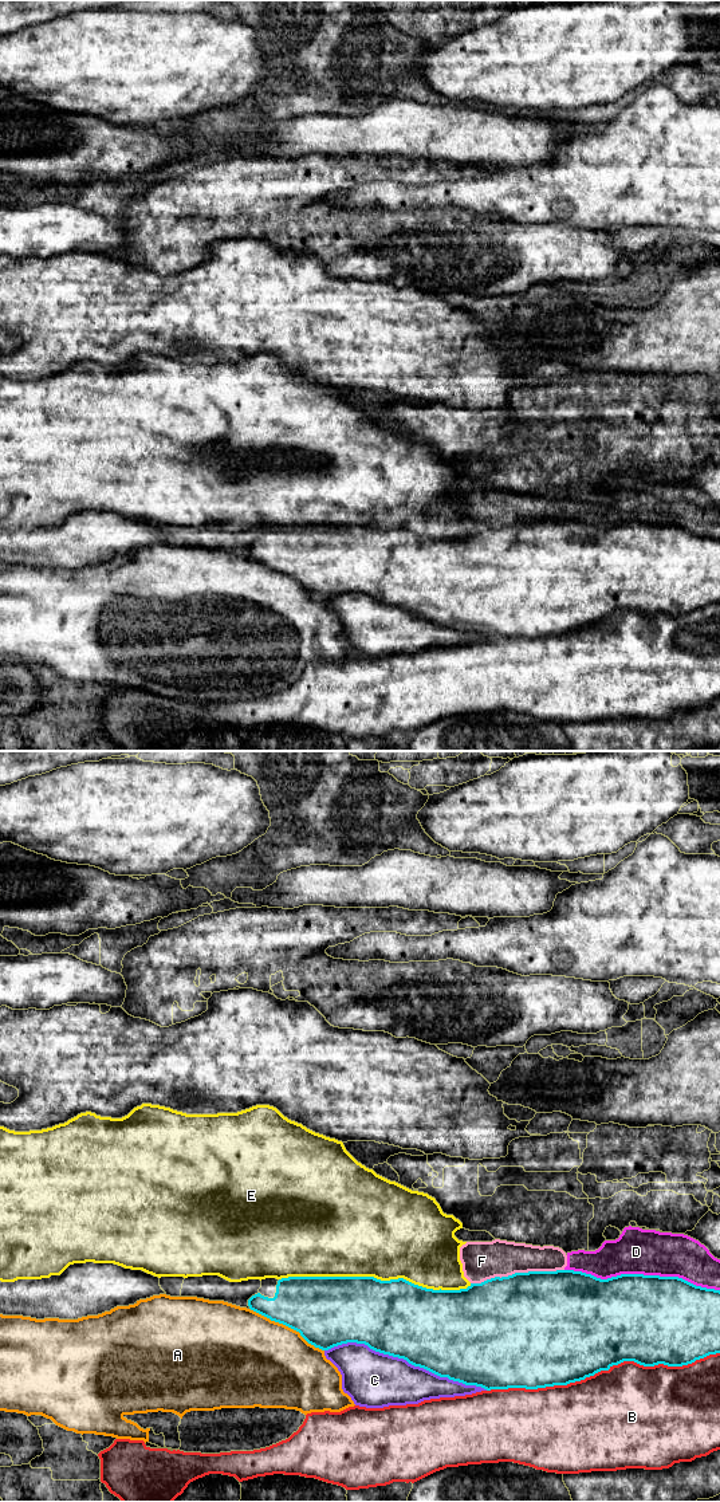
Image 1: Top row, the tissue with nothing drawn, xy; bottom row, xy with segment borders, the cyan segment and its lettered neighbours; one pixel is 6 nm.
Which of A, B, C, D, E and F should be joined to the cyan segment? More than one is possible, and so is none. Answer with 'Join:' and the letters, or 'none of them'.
Join: C

